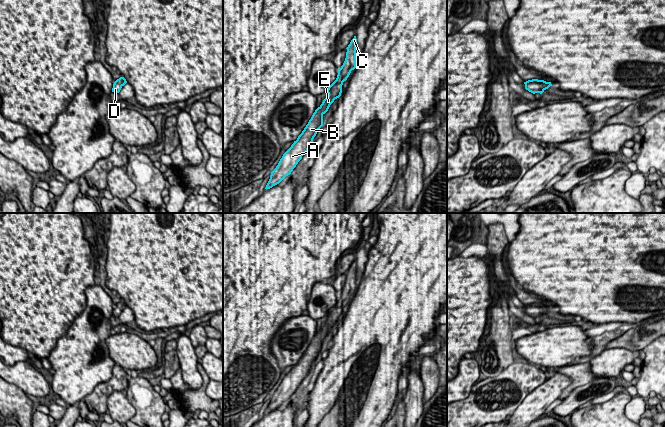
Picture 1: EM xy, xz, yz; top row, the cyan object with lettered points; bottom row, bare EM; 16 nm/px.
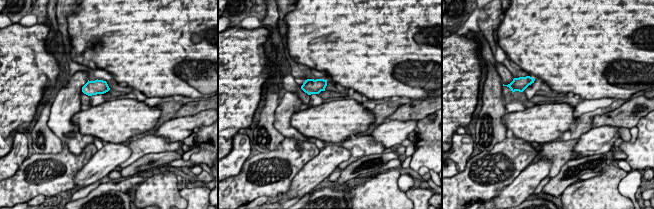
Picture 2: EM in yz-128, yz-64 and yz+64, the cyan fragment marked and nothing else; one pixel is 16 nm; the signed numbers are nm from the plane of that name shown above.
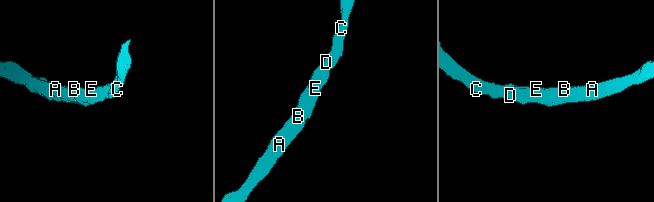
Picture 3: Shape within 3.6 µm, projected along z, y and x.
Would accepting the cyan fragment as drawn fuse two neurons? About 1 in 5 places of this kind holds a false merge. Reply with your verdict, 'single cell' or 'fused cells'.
single cell

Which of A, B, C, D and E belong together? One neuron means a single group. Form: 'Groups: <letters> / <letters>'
Groups: A B C D E

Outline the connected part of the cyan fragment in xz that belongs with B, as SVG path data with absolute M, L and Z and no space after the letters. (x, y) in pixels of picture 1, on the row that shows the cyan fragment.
M356 36L348 45L346 58L338 70L336 80L328 87L328 96L322 104L315 110L308 124L298 136L297 140L283 154L276 168L271 172L270 179L265 189L270 189L279 184L286 176L290 175L302 156L308 151L318 130L323 126L323 115L328 111L330 105L335 99L339 98L342 93L343 82L347 80L352 70L356 68Z

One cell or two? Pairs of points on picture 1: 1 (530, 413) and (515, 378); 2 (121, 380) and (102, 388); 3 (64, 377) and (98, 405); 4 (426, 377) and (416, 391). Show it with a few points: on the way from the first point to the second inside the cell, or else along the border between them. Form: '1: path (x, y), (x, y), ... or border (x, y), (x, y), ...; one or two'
1: border (542, 383), (535, 387), (509, 416); two
2: path (116, 383), (107, 388); one
3: border (105, 381), (100, 382), (82, 399); two
4: border (419, 370), (423, 386), (423, 397); two

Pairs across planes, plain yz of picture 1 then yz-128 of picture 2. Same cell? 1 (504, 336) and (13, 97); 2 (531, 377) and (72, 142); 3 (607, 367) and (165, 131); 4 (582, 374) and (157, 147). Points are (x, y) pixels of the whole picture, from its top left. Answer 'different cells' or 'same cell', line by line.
1: different cells
2: different cells
3: same cell
4: same cell

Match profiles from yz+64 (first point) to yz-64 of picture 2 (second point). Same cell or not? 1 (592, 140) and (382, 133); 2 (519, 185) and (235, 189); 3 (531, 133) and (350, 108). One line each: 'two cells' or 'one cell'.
1: one cell
2: two cells
3: one cell

